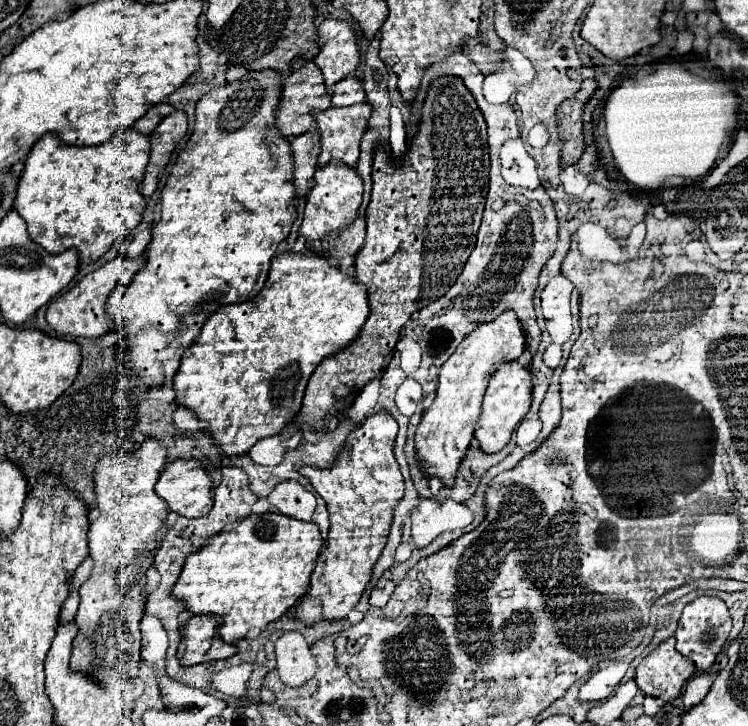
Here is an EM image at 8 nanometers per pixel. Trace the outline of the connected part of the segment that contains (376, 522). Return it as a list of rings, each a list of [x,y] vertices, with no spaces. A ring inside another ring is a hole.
[[[381,411],[377,415],[367,417],[347,439],[345,447],[341,449],[335,465],[331,469],[313,469],[313,467],[301,467],[301,475],[305,475],[313,489],[325,499],[327,503],[327,511],[329,511],[329,521],[331,521],[331,529],[329,529],[329,539],[325,549],[321,551],[319,559],[317,559],[317,567],[311,575],[311,587],[309,587],[309,595],[305,595],[305,599],[301,599],[301,603],[295,609],[295,617],[301,619],[307,627],[313,627],[321,621],[341,621],[345,619],[355,605],[361,599],[361,593],[365,591],[367,583],[371,581],[373,575],[373,567],[387,543],[389,537],[389,529],[391,529],[391,521],[393,521],[393,509],[395,505],[401,501],[403,497],[403,475],[399,471],[399,465],[395,461],[393,455],[393,443],[395,443],[395,435],[397,435],[397,421],[387,413]]]

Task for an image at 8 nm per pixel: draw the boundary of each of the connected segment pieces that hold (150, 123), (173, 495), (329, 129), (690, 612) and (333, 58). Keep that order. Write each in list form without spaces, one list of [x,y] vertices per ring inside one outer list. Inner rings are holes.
[[[161,103],[161,105],[157,105],[157,107],[151,107],[141,119],[135,121],[133,129],[137,129],[137,131],[149,135],[149,133],[161,123],[161,119],[165,119],[171,111],[175,111],[175,109],[173,109],[169,103]]]
[[[175,459],[163,469],[155,493],[183,517],[203,517],[213,507],[213,481],[197,459]]]
[[[363,101],[351,107],[331,107],[327,111],[315,113],[323,145],[319,165],[325,165],[331,159],[339,159],[349,167],[357,165],[361,153],[361,137],[369,127],[367,123],[371,111],[373,107]]]
[[[697,597],[693,603],[685,605],[681,613],[681,619],[675,631],[675,639],[677,639],[675,649],[681,655],[689,657],[699,671],[709,671],[711,665],[715,663],[717,653],[727,641],[729,631],[731,631],[731,615],[729,615],[727,605],[717,597]]]
[[[327,19],[319,25],[319,55],[313,59],[325,75],[325,85],[333,87],[357,69],[361,51],[357,47],[357,31],[349,21]]]

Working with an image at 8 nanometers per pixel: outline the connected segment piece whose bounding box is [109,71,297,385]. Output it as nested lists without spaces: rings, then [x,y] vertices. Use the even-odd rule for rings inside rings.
[[[249,71],[235,83],[215,87],[201,97],[205,111],[197,109],[195,131],[161,191],[161,221],[153,227],[147,265],[137,273],[127,293],[121,297],[109,295],[109,317],[113,321],[119,319],[129,337],[125,361],[147,385],[161,385],[173,379],[185,349],[201,331],[199,317],[205,323],[219,307],[249,301],[263,289],[277,245],[289,235],[297,217],[295,205],[291,211],[297,193],[291,183],[293,151],[289,141],[285,141],[287,137],[275,127],[275,109],[279,107],[283,79],[277,71]]]

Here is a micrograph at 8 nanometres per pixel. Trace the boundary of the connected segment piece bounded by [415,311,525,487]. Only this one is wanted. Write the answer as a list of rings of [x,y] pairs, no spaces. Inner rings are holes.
[[[507,311],[505,315],[499,315],[493,323],[471,331],[461,341],[457,351],[449,357],[449,361],[441,367],[435,401],[423,413],[415,435],[415,455],[427,479],[437,477],[443,487],[455,485],[459,463],[465,457],[473,439],[473,427],[481,413],[481,401],[489,377],[503,363],[515,361],[523,351],[525,333],[521,331],[521,323],[517,323],[517,315],[513,315],[513,311]]]

